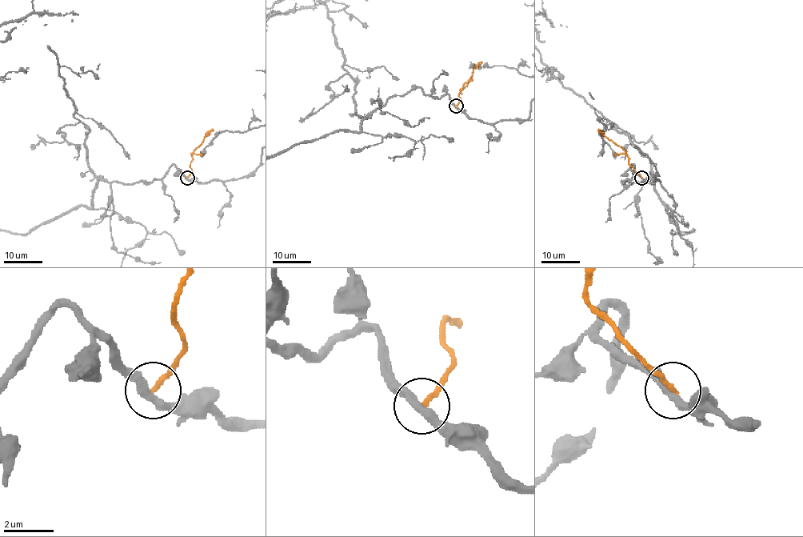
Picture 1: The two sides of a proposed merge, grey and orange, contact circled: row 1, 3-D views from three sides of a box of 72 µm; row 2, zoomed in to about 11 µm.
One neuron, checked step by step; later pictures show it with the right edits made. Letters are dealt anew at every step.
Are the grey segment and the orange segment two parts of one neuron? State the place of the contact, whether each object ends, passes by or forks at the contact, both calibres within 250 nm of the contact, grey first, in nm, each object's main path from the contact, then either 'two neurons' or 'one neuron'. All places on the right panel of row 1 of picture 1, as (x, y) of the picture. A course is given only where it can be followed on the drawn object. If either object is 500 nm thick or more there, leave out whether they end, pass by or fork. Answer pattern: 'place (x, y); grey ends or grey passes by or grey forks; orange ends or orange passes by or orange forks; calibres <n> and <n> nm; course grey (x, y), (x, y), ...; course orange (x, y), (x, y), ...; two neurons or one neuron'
place (641, 178); grey passes by; orange ends; calibres 320 and 200 nm; course orange (641, 178), (629, 163), (626, 152), (597, 130); two neurons

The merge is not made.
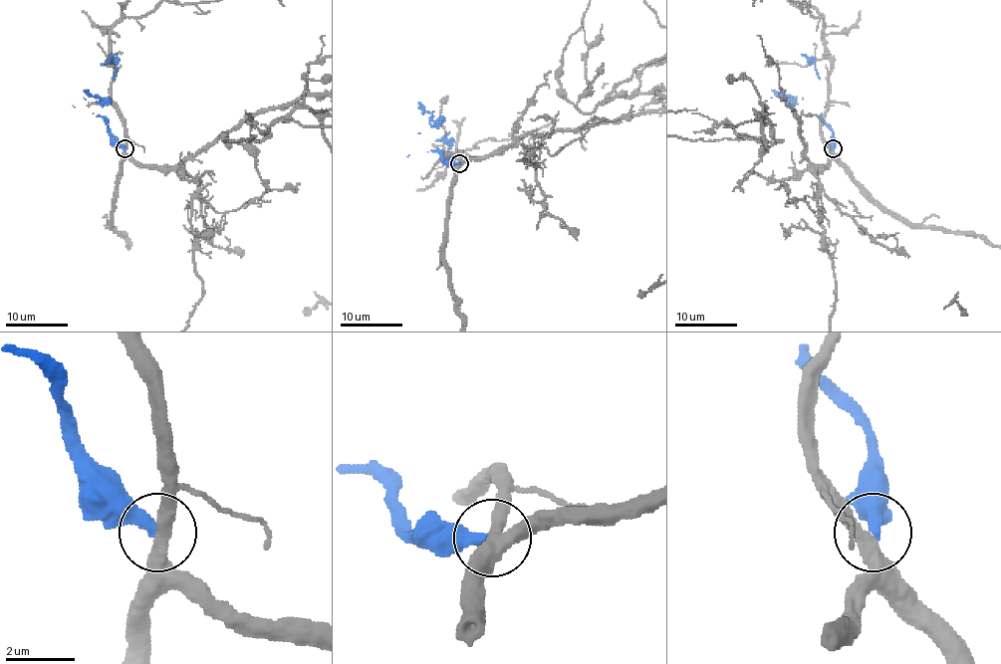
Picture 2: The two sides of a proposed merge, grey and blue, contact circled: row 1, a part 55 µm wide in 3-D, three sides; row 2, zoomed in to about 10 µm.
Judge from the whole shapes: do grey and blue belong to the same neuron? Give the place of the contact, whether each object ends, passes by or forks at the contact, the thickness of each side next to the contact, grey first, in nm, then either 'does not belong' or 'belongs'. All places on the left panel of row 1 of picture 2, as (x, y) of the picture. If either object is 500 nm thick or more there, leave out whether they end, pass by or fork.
at (125, 148); grey passes by; blue ends there; 360 nm thick on the grey side, 360 nm on the other; does not belong

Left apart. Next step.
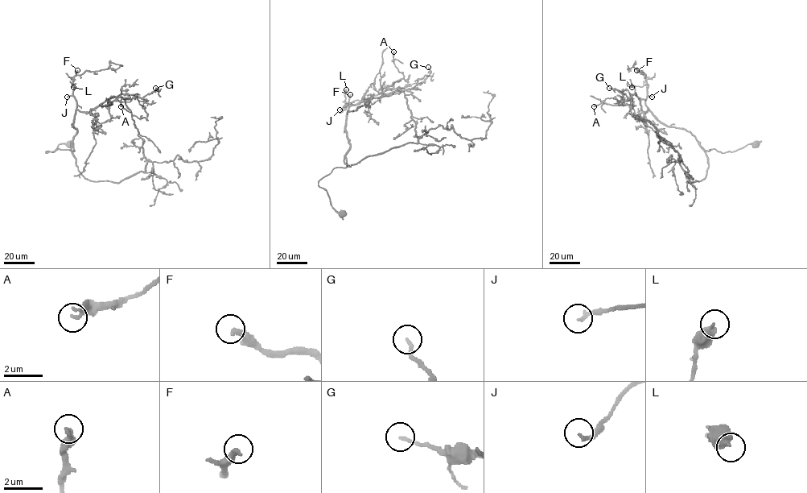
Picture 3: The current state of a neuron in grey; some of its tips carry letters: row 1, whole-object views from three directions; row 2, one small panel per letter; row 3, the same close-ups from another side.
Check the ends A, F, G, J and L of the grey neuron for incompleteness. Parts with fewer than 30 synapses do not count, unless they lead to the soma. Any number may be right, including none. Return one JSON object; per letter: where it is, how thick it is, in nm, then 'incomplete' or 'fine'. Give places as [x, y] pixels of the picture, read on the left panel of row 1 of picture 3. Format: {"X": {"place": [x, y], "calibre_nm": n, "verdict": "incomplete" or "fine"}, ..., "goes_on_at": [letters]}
{"A": {"place": [121, 106], "calibre_nm": 320, "verdict": "fine"}, "F": {"place": [77, 70], "calibre_nm": 280, "verdict": "incomplete"}, "G": {"place": [155, 88], "calibre_nm": 150, "verdict": "fine"}, "J": {"place": [67, 97], "calibre_nm": 200, "verdict": "fine"}, "L": {"place": [73, 87], "calibre_nm": 440, "verdict": "fine"}, "goes_on_at": ["F"]}

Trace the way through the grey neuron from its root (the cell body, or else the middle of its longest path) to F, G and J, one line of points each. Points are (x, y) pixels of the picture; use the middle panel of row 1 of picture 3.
F: (343, 213), (332, 206), (318, 183), (335, 168), (347, 165), (349, 103), (345, 104), (350, 94)
G: (343, 213), (318, 183), (347, 165), (347, 109), (413, 88), (430, 75), (428, 67)
J: (343, 213), (332, 206), (327, 191), (318, 184), (335, 168), (347, 165), (349, 103), (339, 109)

